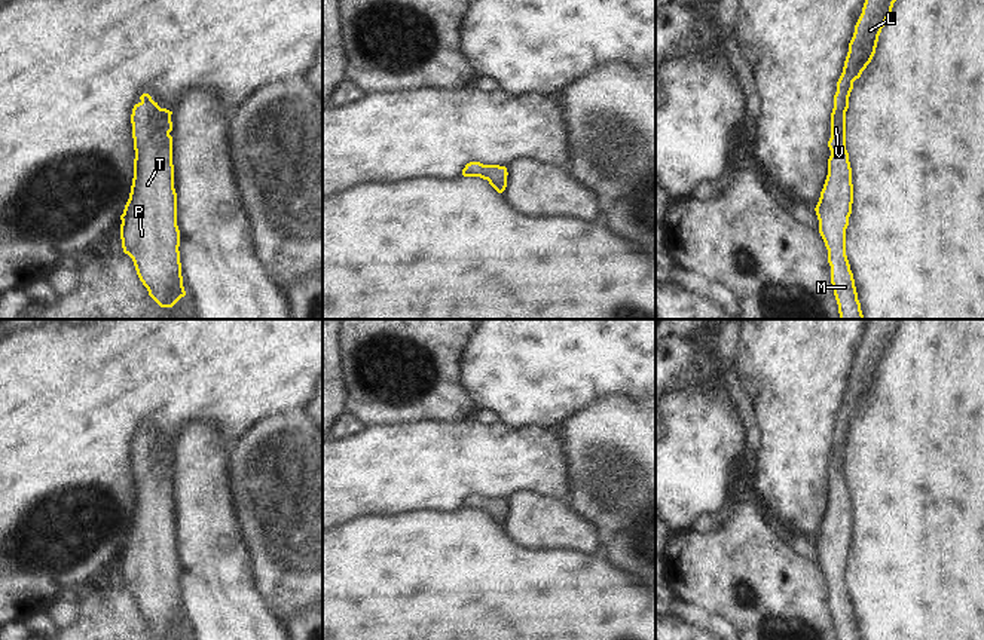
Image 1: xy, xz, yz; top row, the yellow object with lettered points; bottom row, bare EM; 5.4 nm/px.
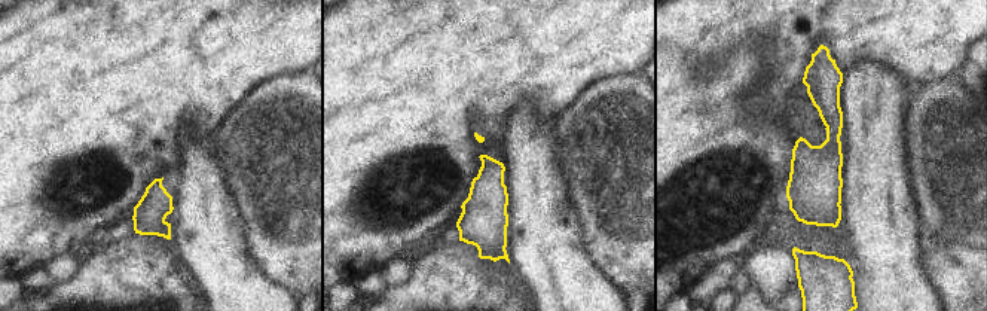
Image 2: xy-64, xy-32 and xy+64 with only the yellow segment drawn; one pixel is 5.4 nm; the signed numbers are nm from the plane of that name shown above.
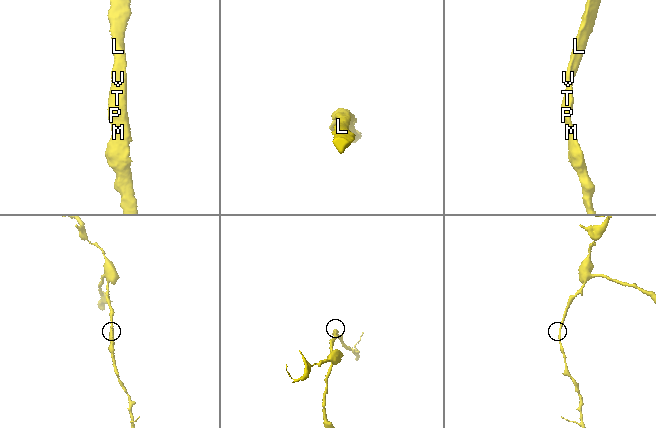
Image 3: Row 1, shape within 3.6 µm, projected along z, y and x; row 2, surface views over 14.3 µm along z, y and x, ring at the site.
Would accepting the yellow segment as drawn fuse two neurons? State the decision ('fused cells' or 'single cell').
single cell

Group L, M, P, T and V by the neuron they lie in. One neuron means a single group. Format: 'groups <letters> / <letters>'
groups L M P T V

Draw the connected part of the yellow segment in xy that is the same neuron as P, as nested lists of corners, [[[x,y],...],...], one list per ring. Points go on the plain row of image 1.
[[[149,426],[140,432],[131,447],[134,511],[120,548],[120,572],[149,628],[161,640],[172,640],[186,628],[169,468],[172,444],[161,441]]]

